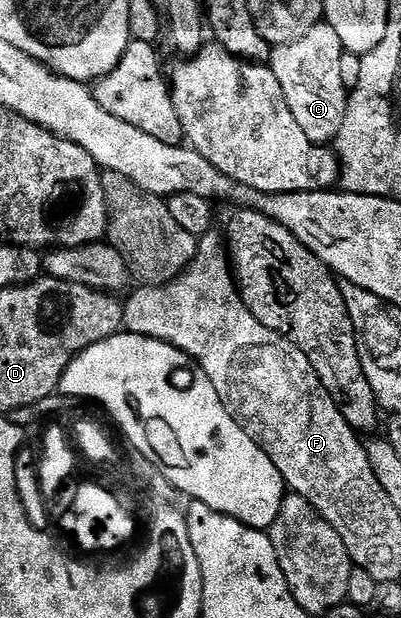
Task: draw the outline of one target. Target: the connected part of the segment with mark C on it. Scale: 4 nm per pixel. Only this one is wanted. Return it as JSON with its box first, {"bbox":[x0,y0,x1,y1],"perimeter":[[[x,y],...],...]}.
{"bbox":[267,20,351,144],"perimeter":[[[324,20],[313,26],[311,32],[299,36],[299,40],[272,47],[267,65],[275,72],[275,80],[279,80],[279,88],[283,88],[287,108],[291,108],[291,116],[295,116],[299,128],[307,132],[307,140],[318,144],[332,143],[343,124],[345,113],[351,108],[351,102],[345,95],[345,58],[347,51],[343,40],[339,40],[339,32]]]}

